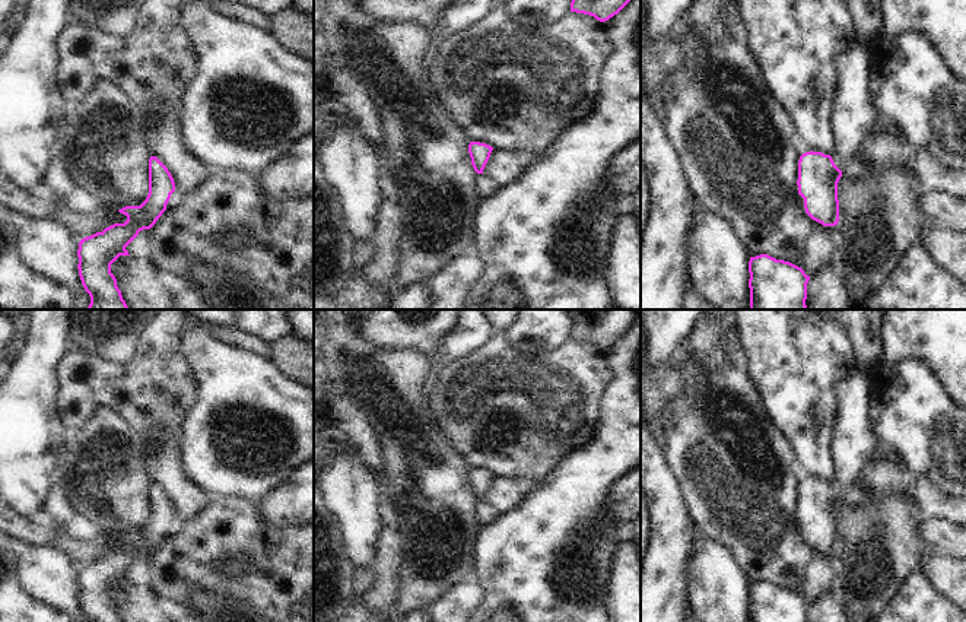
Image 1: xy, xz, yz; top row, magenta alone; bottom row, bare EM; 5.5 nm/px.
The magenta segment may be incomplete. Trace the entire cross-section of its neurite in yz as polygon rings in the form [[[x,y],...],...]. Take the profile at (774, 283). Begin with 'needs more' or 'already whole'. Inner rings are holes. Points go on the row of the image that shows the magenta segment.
already whole; [[[768,254],[749,261],[750,310],[807,310],[810,276],[789,261]]]

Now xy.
already whole; [[[156,158],[149,159],[149,194],[140,206],[125,206],[118,212],[127,216],[124,223],[114,223],[105,228],[102,232],[96,232],[90,237],[80,239],[77,257],[79,257],[79,276],[85,291],[90,296],[88,310],[128,310],[123,299],[121,291],[117,286],[117,279],[111,273],[111,264],[120,256],[130,256],[125,247],[139,235],[143,229],[150,229],[156,220],[166,210],[166,204],[171,194],[175,191],[175,183],[168,168]]]

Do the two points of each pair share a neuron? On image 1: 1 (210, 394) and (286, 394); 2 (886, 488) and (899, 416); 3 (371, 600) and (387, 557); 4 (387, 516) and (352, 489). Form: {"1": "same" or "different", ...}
{"1": "same", "2": "same", "3": "same", "4": "different"}

